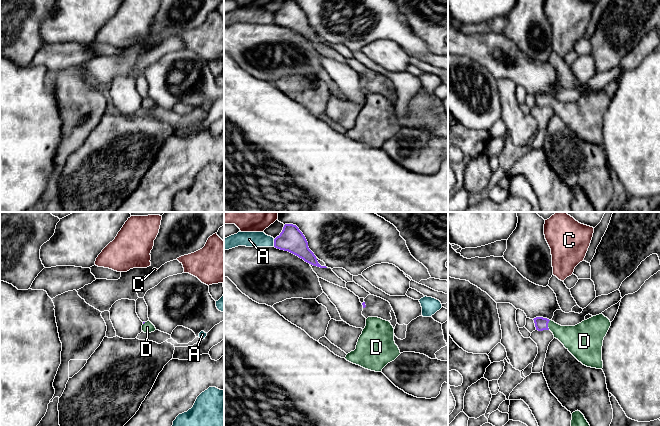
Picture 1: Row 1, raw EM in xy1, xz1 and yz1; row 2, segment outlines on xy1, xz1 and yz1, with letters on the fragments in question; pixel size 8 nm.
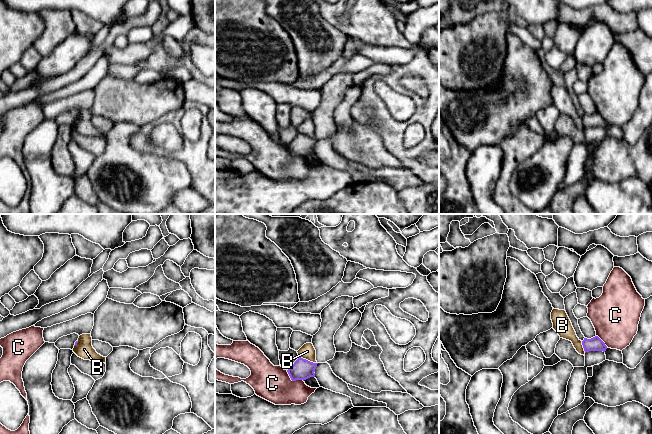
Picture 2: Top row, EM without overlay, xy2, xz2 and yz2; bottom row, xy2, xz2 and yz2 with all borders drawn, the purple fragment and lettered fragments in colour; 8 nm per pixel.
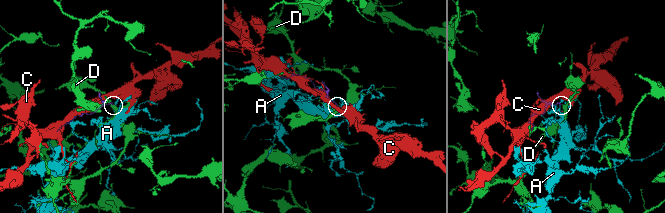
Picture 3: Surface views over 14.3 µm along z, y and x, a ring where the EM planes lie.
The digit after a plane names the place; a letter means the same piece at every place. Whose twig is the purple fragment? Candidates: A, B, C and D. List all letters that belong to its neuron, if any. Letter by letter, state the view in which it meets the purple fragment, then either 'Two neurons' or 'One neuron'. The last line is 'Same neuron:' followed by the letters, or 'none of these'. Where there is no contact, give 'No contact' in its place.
A: Touches purple in xz1. Two neurons
B: Touches purple in xz2. Two neurons
C: Touches purple in xz2. Two neurons
D: Touches purple in yz1. One neuron
Same neuron: D

